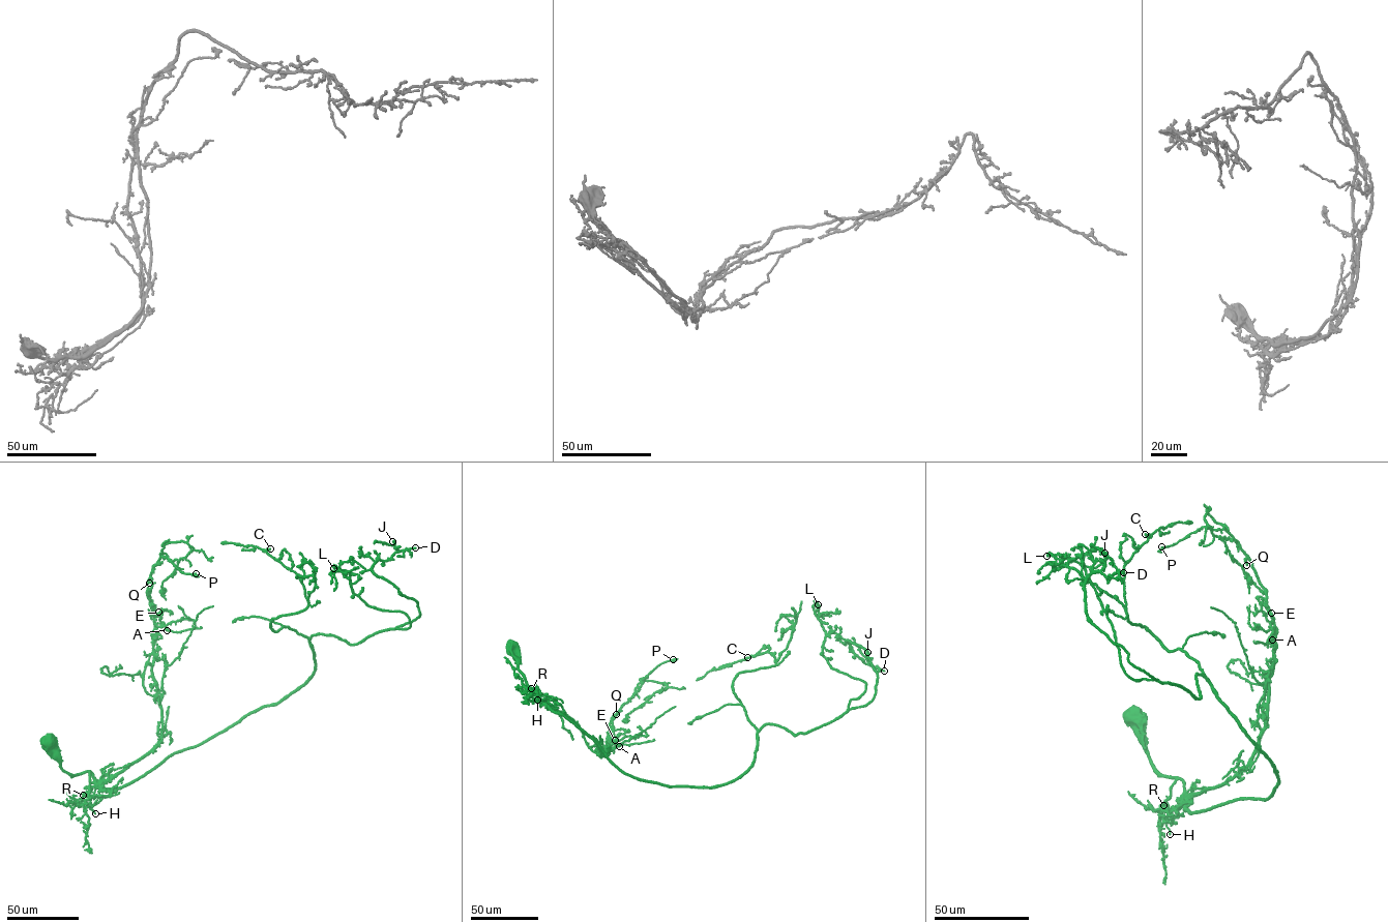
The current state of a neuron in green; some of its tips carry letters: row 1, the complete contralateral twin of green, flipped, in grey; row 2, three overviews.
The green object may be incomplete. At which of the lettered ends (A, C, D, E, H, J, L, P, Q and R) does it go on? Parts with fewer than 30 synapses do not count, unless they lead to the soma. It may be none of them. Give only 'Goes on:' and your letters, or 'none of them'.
Goes on: D

